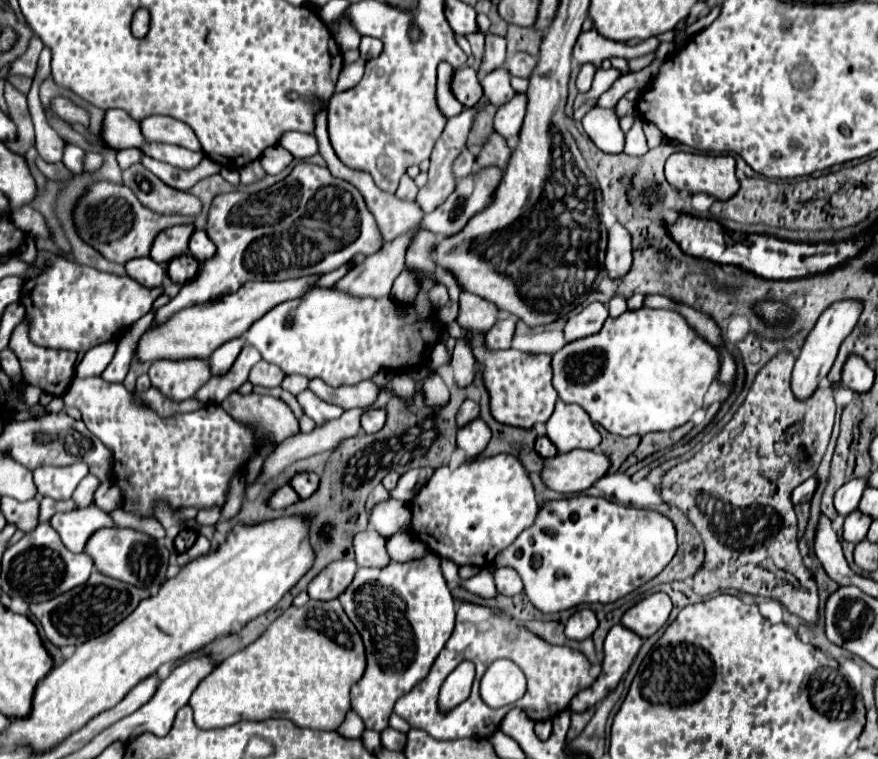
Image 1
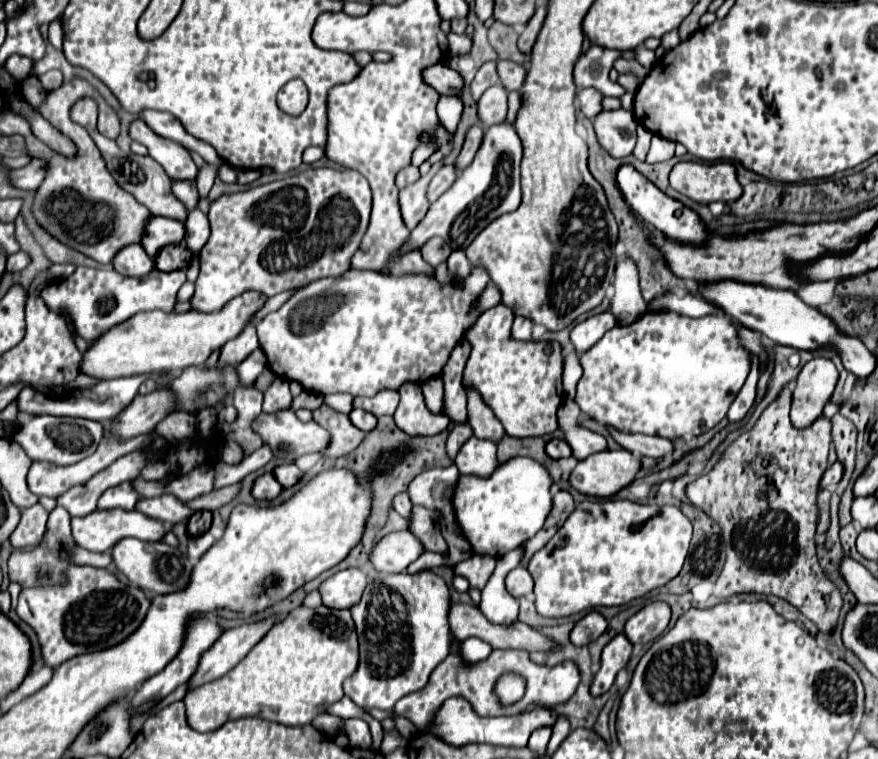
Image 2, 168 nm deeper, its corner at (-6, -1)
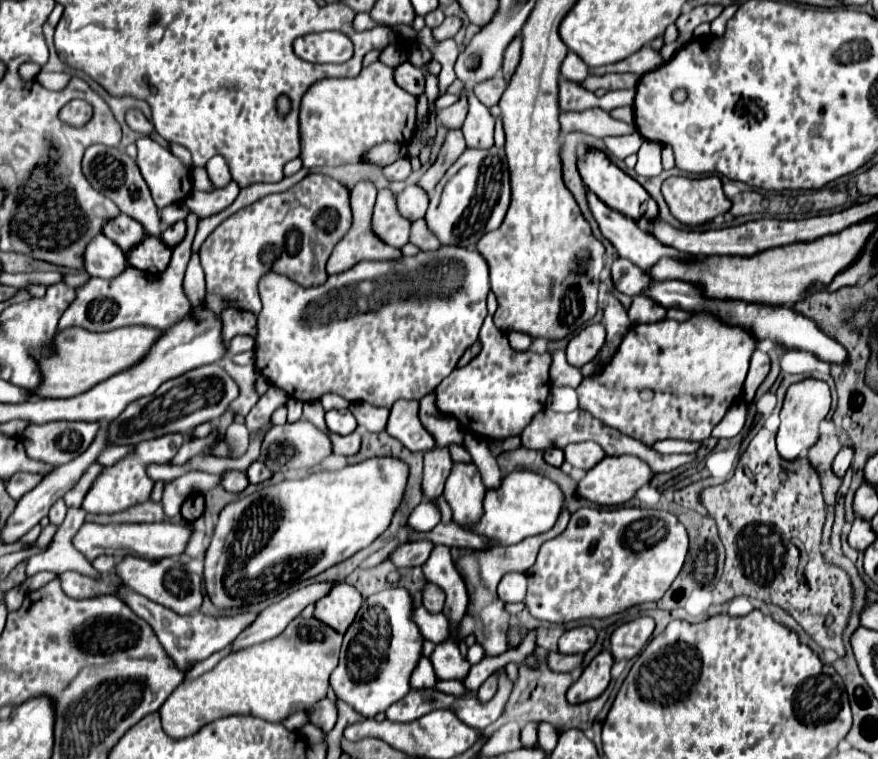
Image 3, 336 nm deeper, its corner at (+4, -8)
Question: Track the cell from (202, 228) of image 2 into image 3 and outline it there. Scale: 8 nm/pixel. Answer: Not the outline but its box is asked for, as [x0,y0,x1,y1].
[160,221,186,247]

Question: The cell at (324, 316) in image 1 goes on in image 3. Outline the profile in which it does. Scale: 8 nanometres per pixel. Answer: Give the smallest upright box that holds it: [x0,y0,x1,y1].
[256,247,490,407]

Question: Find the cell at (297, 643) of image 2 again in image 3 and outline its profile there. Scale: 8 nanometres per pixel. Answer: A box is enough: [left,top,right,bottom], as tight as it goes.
[158,617,342,739]

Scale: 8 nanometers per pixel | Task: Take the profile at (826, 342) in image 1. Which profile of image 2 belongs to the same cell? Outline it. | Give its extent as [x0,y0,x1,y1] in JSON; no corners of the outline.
[790,358,838,428]

